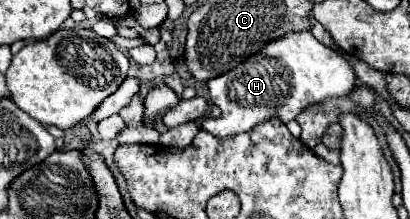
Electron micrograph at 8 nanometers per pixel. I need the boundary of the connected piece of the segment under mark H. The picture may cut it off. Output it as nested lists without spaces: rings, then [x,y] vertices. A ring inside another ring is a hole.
[[[290,31],[264,45],[236,69],[208,81],[210,101],[220,107],[222,117],[204,119],[202,127],[216,137],[228,137],[250,131],[270,117],[288,123],[312,103],[346,95],[354,87],[354,79],[352,65],[322,45],[310,31]]]

